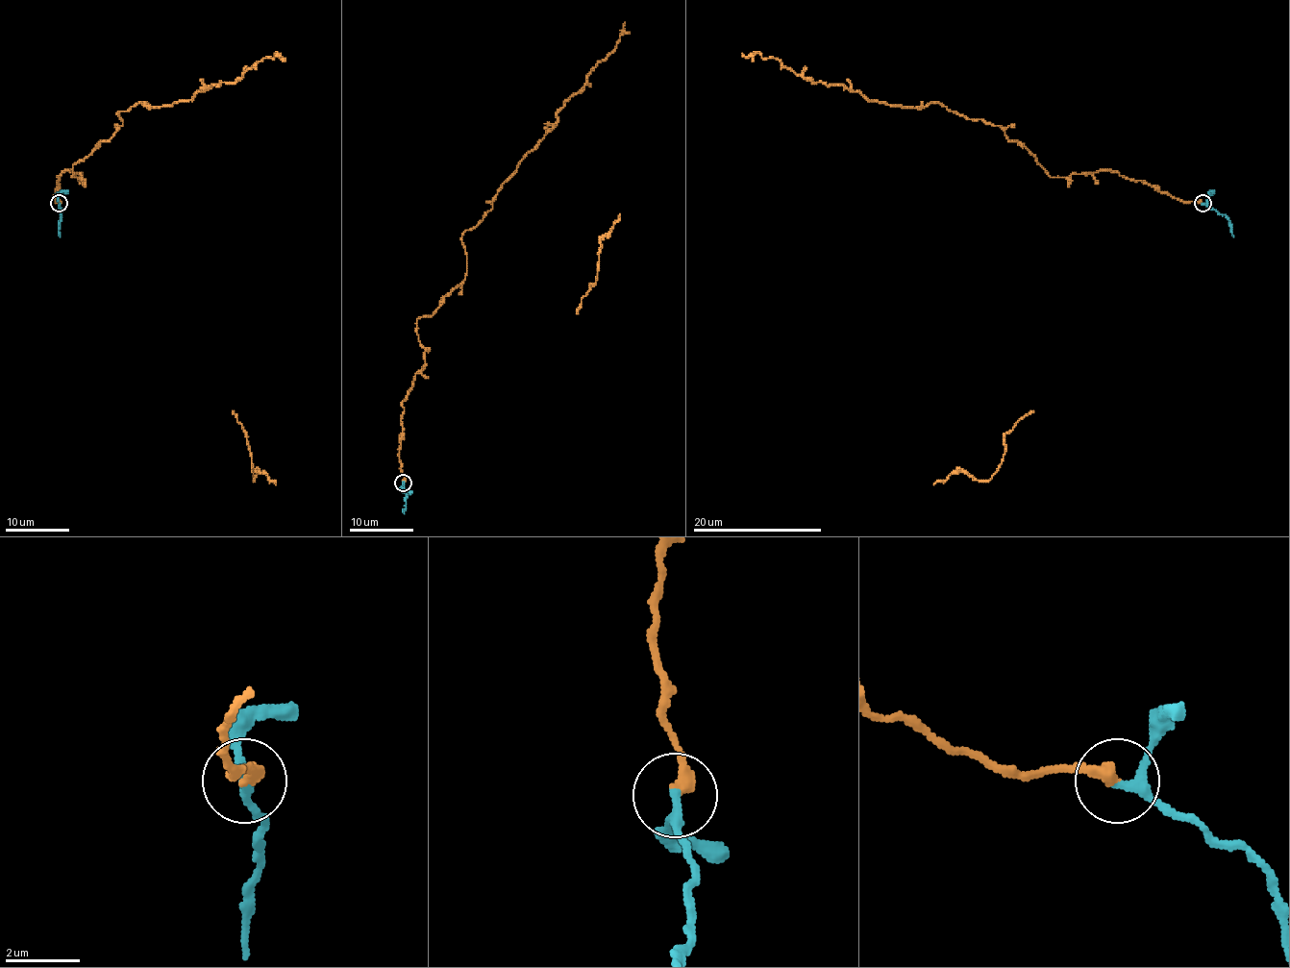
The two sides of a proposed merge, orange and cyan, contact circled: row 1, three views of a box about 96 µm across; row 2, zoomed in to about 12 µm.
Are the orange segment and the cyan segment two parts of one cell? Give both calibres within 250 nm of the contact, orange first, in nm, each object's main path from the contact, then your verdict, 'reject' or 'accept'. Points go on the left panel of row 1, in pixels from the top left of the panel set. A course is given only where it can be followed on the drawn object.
calibres 360 and 220 nm; course orange (58, 203), (58, 177), (81, 176), (73, 177), (73, 165), (122, 124), (119, 112), (188, 101), (281, 53); course cyan (58, 203), (62, 215), (58, 224), (60, 236); reject

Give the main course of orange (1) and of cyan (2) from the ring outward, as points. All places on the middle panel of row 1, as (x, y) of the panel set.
1: (402, 483), (402, 402), (425, 363), (417, 320), (465, 278), (463, 233), (492, 208), (625, 22)
2: (402, 483), (404, 513)

